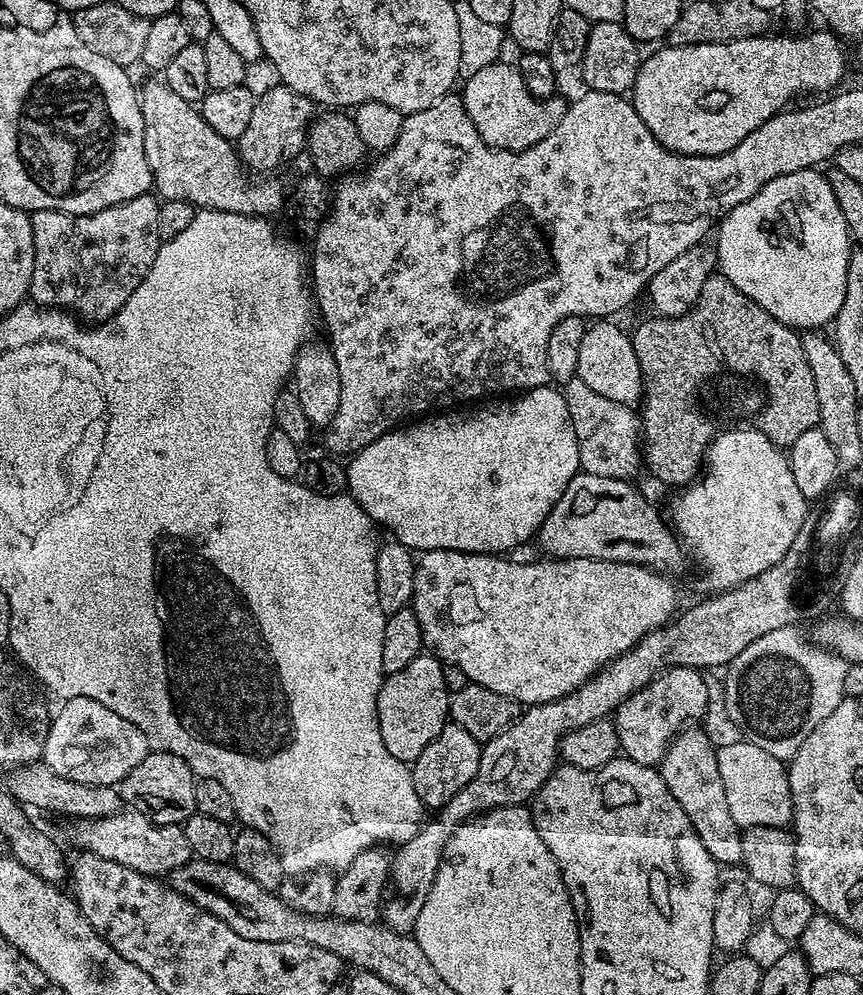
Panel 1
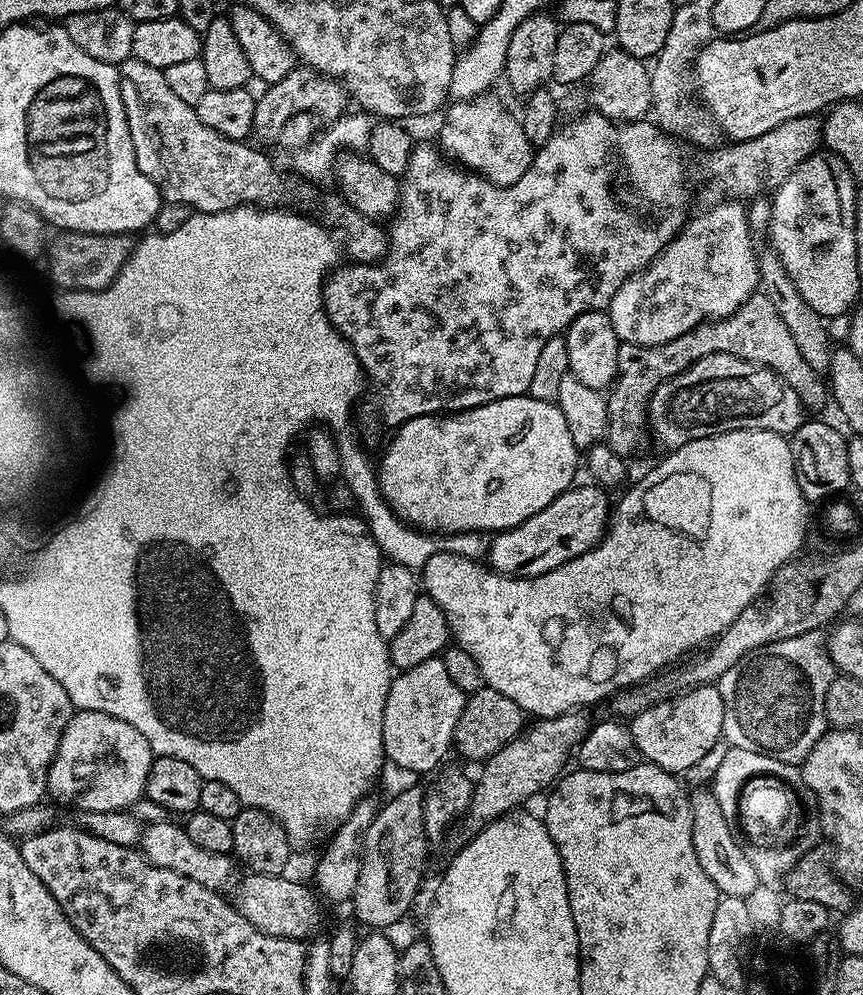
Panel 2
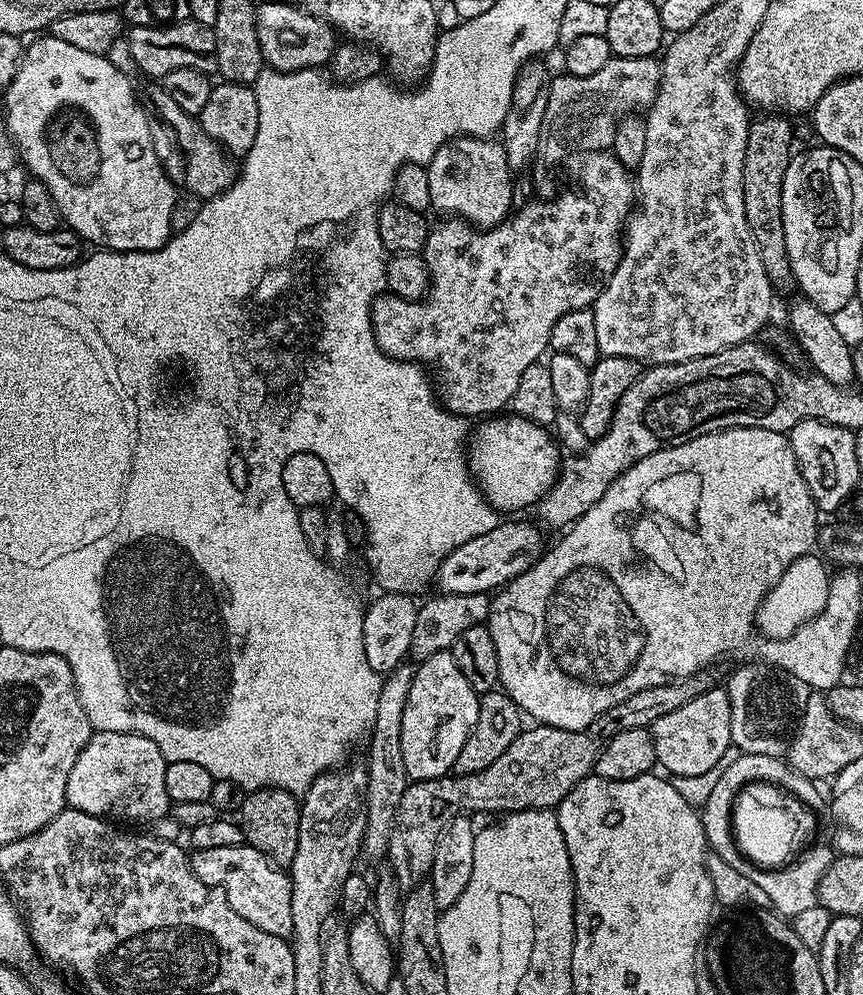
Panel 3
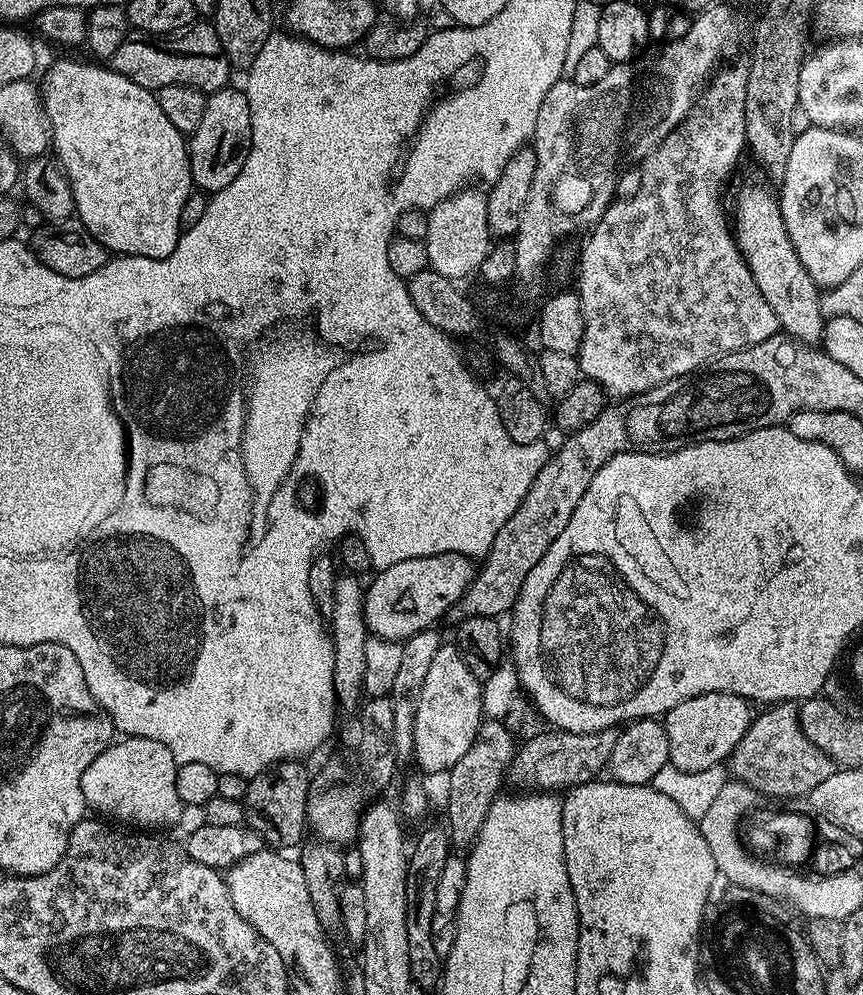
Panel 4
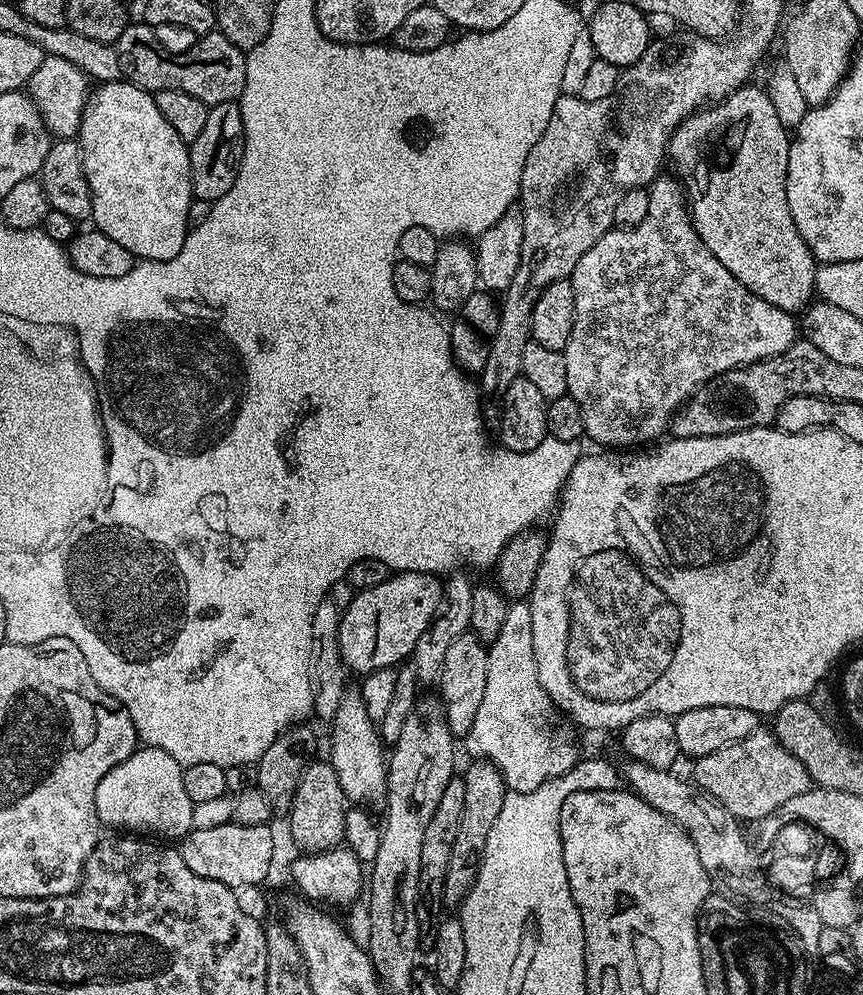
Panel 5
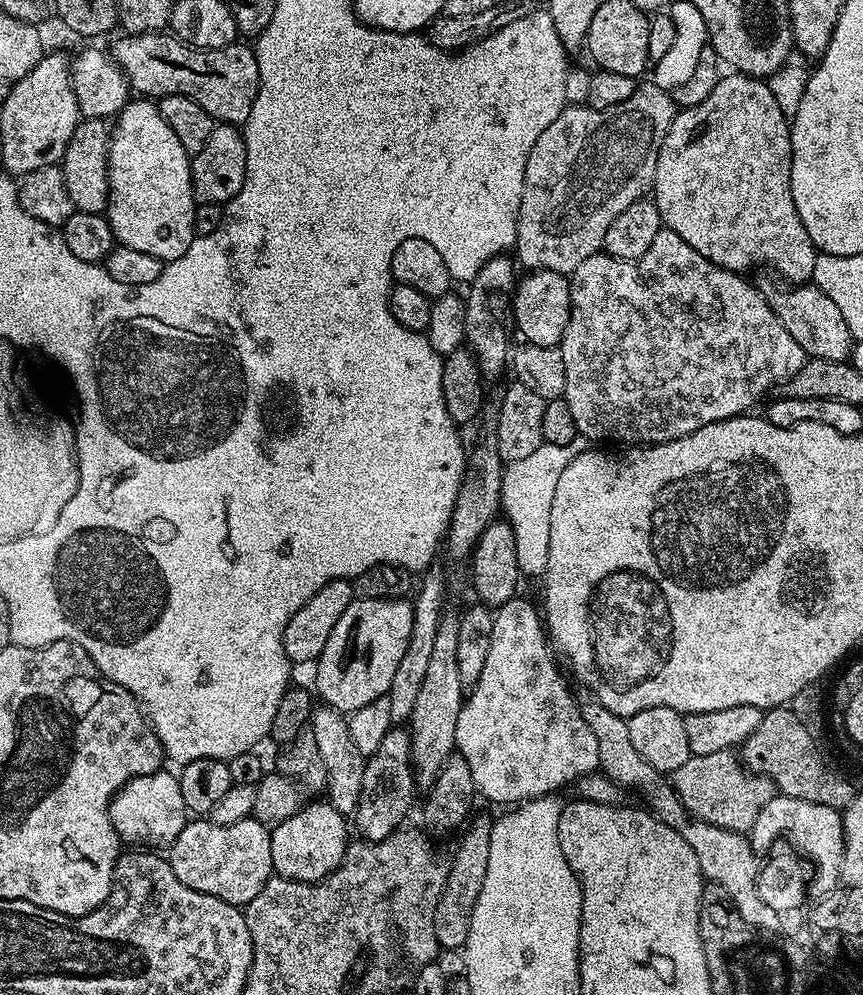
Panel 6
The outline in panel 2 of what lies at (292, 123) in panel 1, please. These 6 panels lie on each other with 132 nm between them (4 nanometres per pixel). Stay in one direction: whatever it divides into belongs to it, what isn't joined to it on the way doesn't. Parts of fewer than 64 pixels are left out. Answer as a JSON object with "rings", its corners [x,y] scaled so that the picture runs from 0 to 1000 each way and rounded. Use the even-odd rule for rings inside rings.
{"rings":[[[356,66],[340,68],[336,74],[331,74],[331,78],[327,78],[327,82],[312,84],[305,90],[307,92],[300,93],[294,111],[294,133],[311,145],[327,140],[329,132],[342,121],[349,120],[349,131],[357,133],[365,127],[366,121],[371,127],[379,127],[404,112],[406,97],[399,85]]]}

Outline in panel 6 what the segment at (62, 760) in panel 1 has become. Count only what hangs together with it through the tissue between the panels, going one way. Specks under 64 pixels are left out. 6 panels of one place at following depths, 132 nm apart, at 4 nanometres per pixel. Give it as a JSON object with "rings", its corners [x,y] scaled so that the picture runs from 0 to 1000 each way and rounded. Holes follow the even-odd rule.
{"rings":[[[187,774],[178,778],[156,780],[146,785],[134,795],[127,807],[125,807],[127,826],[132,834],[139,839],[140,845],[153,850],[166,850],[171,854],[194,853],[211,838],[211,834],[218,828],[220,817],[211,806],[211,794],[207,783],[199,780],[194,774]]]}

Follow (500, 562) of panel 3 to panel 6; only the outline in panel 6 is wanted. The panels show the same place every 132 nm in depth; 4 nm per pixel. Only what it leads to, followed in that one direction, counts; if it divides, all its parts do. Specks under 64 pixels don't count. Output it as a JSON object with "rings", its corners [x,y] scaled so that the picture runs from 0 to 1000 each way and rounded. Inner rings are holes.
{"rings":[[[410,602],[396,621],[392,622],[378,644],[370,662],[365,664],[366,691],[364,695],[377,709],[397,718],[419,714],[438,702],[448,699],[452,685],[457,685],[457,673],[475,649],[475,637],[480,633],[479,604]]]}

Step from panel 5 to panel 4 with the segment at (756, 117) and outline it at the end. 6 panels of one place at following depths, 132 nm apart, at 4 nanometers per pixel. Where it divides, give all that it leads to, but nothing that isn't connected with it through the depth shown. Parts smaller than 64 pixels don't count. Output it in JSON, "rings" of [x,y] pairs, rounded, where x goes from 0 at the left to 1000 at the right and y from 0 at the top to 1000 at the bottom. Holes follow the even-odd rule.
{"rings":[[[867,185],[854,195],[851,236],[860,259],[883,299],[892,304],[892,312],[897,312],[905,331],[920,342],[949,347],[955,337],[957,321],[950,307],[952,293],[946,288],[943,279],[934,275],[934,267],[929,267],[929,259],[925,259],[920,243],[915,243],[915,235],[911,231],[898,192],[889,193],[881,185]]]}

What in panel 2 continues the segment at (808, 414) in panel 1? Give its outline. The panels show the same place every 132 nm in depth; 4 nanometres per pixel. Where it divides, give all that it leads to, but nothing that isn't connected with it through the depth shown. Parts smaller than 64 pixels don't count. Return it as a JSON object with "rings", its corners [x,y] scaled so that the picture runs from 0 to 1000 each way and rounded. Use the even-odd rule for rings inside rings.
{"rings":[[[879,295],[870,297],[851,316],[835,322],[822,322],[810,326],[804,332],[790,336],[771,346],[762,348],[739,348],[738,346],[720,346],[716,352],[716,370],[714,381],[703,391],[702,432],[699,445],[707,448],[713,458],[732,460],[753,438],[751,429],[751,406],[756,402],[758,392],[767,388],[779,378],[818,360],[823,356],[851,356],[851,360],[864,360],[864,364],[874,364],[888,368],[893,374],[900,374],[917,390],[933,392],[946,390],[952,386],[951,375],[944,374],[929,360],[915,332],[911,332],[911,324],[902,312],[897,312],[892,299]]]}

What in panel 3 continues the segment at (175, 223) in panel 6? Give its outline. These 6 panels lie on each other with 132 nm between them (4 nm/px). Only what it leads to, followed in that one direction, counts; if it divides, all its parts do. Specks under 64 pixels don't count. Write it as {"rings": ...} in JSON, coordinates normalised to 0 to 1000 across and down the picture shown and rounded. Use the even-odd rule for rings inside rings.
{"rings":[[[58,34],[48,35],[37,42],[38,44],[34,48],[31,45],[27,49],[21,70],[16,74],[12,86],[3,89],[2,92],[2,96],[5,96],[2,124],[9,128],[9,133],[14,137],[14,143],[19,147],[25,165],[37,172],[34,174],[41,180],[46,181],[53,187],[53,191],[58,191],[58,199],[63,199],[71,222],[87,233],[94,242],[102,244],[103,241],[104,244],[111,245],[107,247],[126,253],[183,251],[189,245],[194,245],[200,236],[197,227],[197,211],[202,211],[206,190],[199,184],[199,180],[190,174],[190,168],[185,166],[183,155],[178,151],[178,139],[174,135],[171,114],[165,101],[158,97],[158,92],[153,89],[153,84],[148,81],[152,79],[133,68],[125,61],[124,55],[115,56],[104,54],[101,50],[90,50],[90,46],[81,46],[81,42],[72,42]]]}

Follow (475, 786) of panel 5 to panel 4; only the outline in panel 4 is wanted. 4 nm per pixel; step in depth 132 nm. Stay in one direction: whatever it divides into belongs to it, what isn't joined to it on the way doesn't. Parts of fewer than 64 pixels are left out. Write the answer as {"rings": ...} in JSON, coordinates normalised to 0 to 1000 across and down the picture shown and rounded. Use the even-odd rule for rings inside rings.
{"rings":[[[562,723],[556,729],[549,746],[545,746],[545,754],[526,766],[524,775],[518,777],[519,784],[519,825],[521,844],[530,853],[546,853],[552,847],[552,839],[559,834],[559,826],[563,826],[563,818],[568,810],[581,799],[579,791],[586,788],[589,772],[600,755],[599,741],[576,724]]]}

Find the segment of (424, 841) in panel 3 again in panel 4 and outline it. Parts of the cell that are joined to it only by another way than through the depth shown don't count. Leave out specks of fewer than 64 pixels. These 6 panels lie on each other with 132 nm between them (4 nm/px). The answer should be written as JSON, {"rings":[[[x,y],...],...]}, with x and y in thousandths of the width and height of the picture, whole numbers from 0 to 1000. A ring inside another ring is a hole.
{"rings":[[[703,732],[696,736],[650,736],[648,734],[634,734],[616,740],[612,745],[601,749],[598,761],[593,763],[593,769],[589,772],[587,783],[594,788],[594,793],[611,794],[616,798],[638,796],[652,797],[659,792],[669,792],[671,788],[681,788],[696,779],[695,775],[705,772],[707,758],[711,758],[711,746],[716,739],[714,732]]]}

